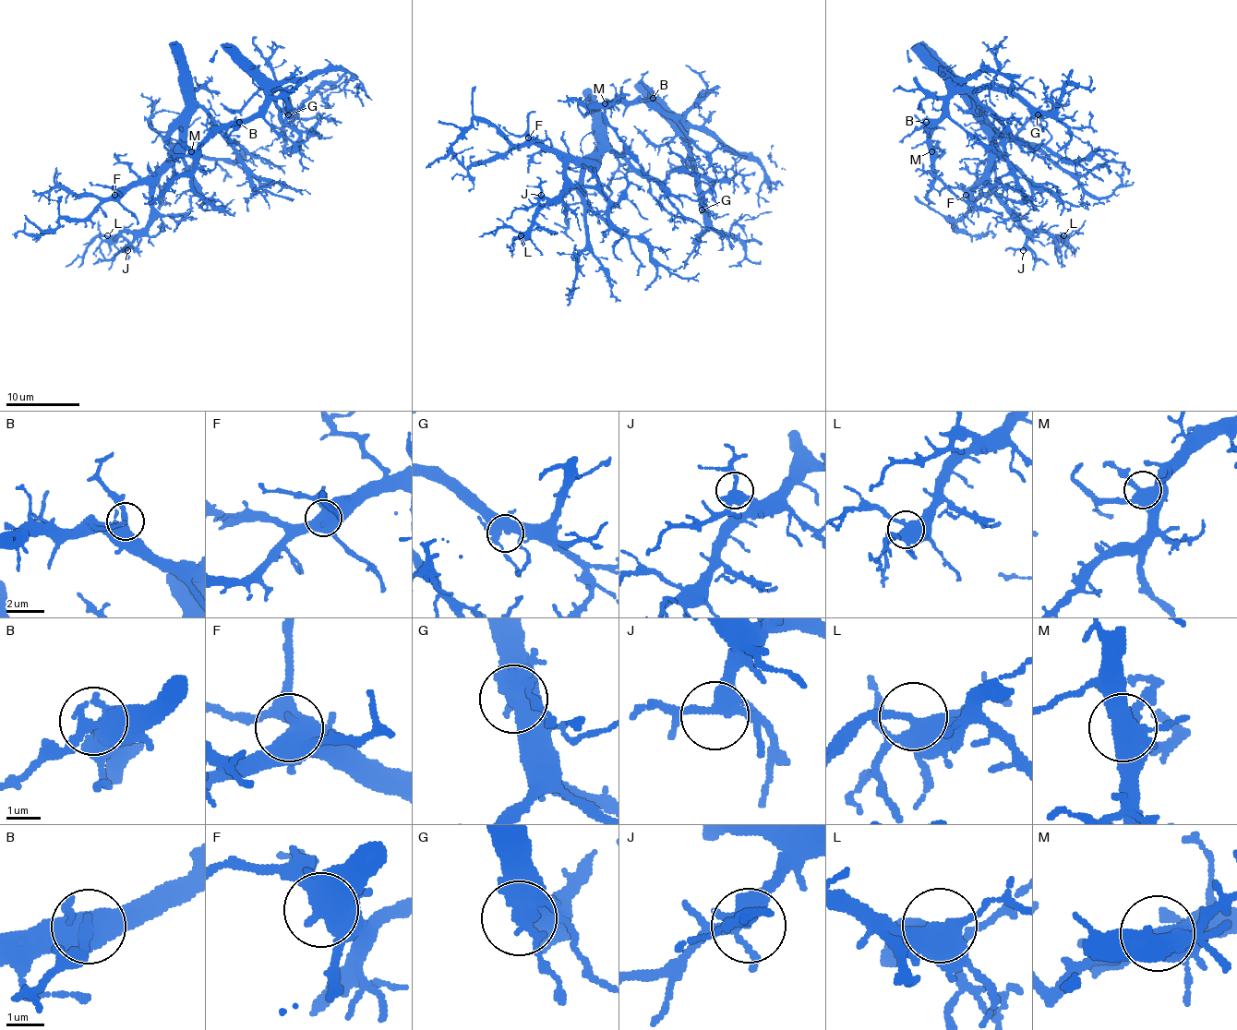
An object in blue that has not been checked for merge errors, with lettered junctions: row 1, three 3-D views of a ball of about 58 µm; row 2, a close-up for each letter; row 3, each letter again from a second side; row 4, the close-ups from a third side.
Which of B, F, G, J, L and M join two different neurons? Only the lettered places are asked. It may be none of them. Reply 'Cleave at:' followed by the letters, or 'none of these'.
Cleave at: none of these

